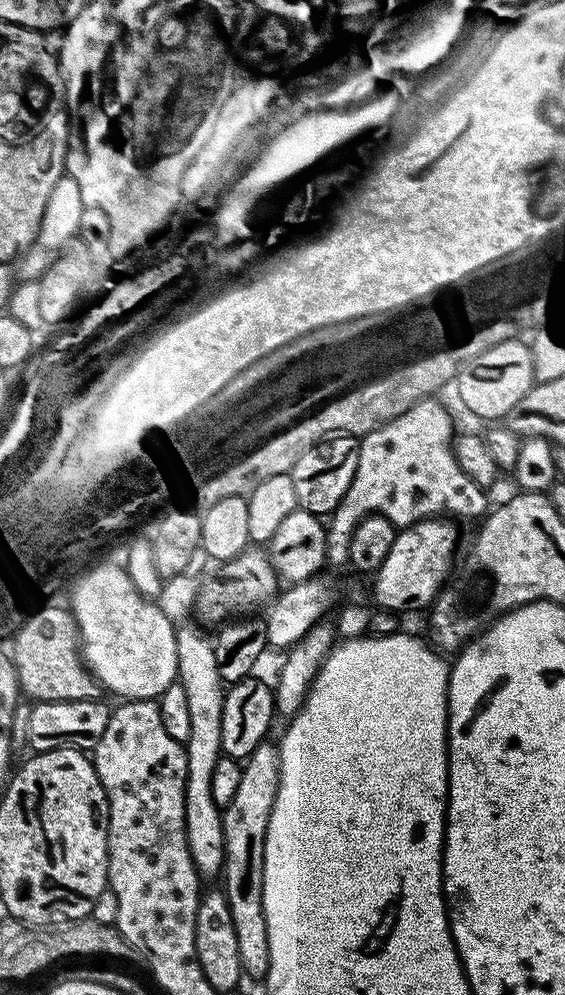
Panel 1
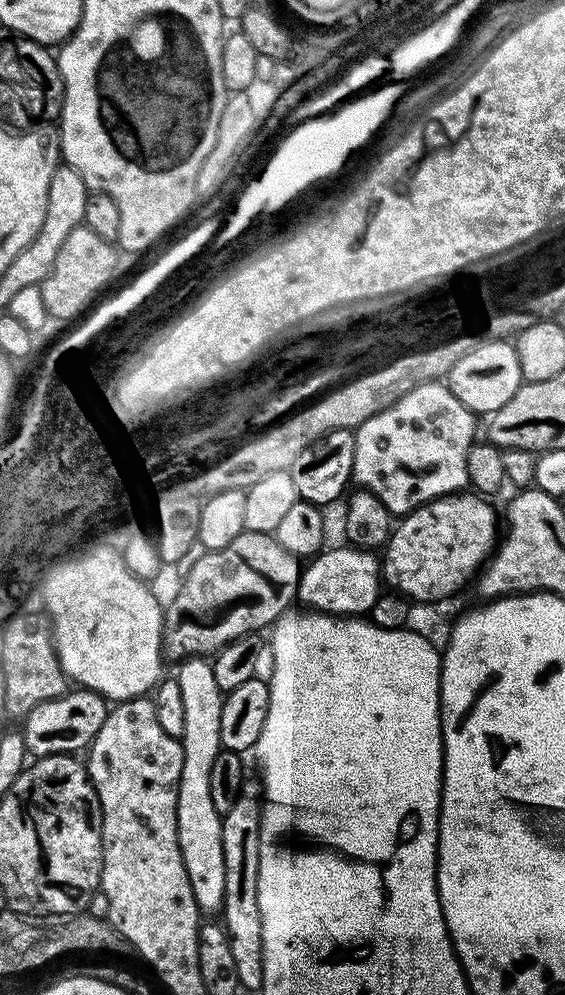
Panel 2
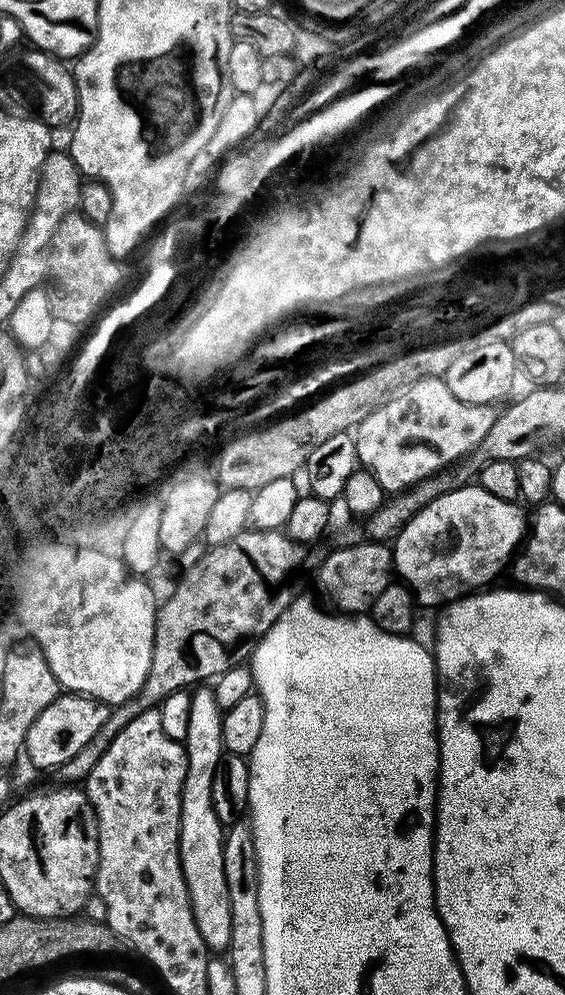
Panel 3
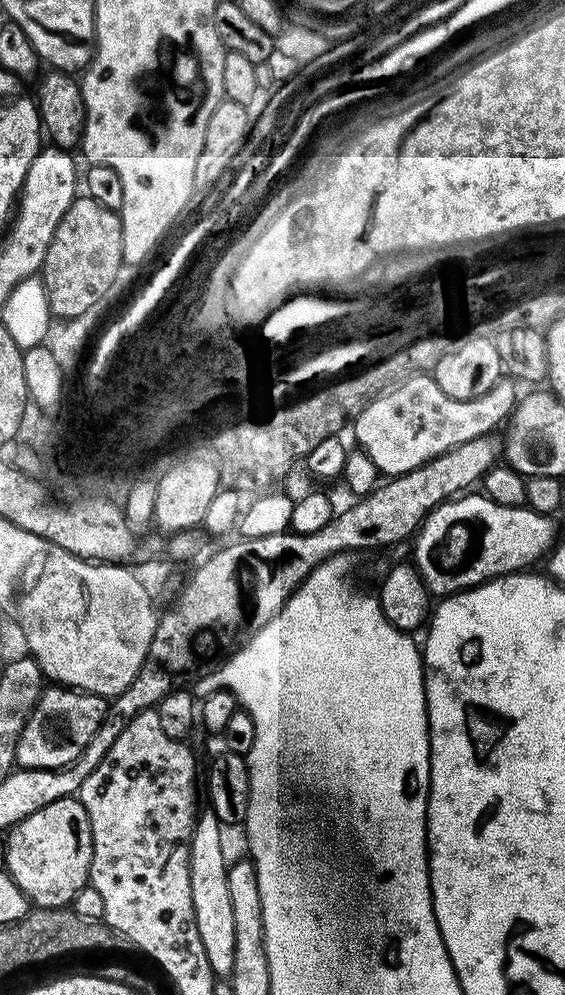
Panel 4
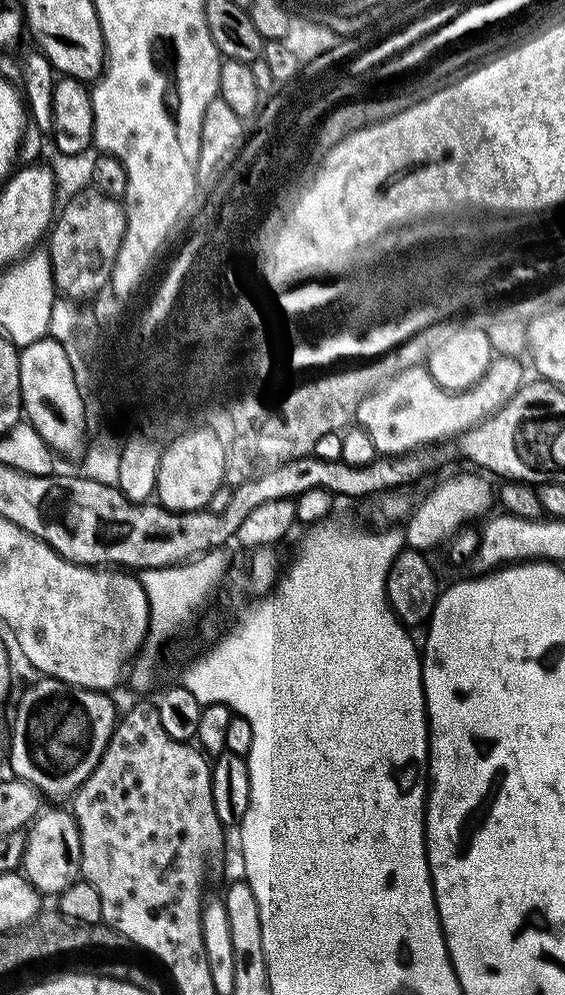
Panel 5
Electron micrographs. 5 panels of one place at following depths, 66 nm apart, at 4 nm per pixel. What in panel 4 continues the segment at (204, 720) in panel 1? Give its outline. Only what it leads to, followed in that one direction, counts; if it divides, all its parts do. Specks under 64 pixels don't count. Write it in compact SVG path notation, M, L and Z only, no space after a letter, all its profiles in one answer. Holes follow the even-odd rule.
M211 809L197 815L189 840L188 865L190 866L191 901L194 903L195 922L203 950L215 977L228 978L234 964L234 914L231 909L228 884L228 861L222 850L222 825Z

